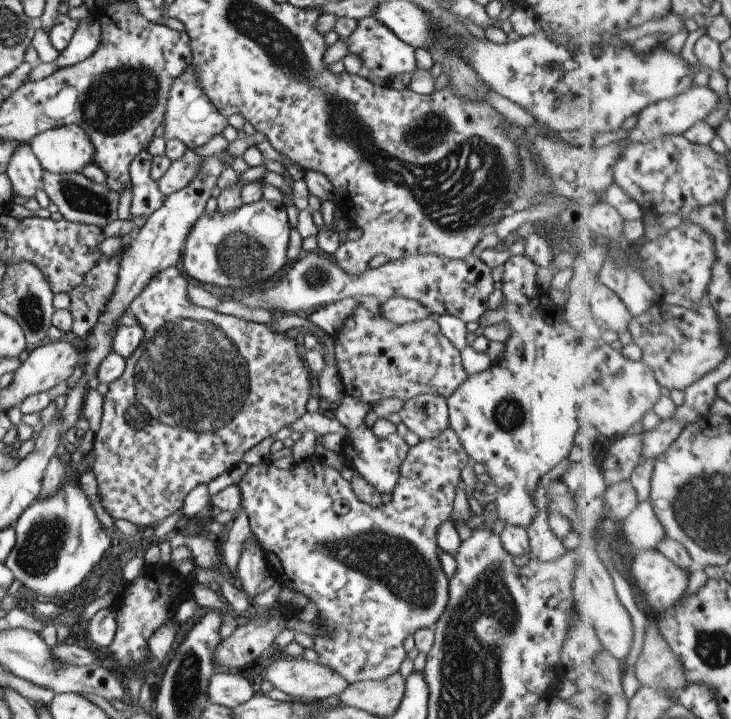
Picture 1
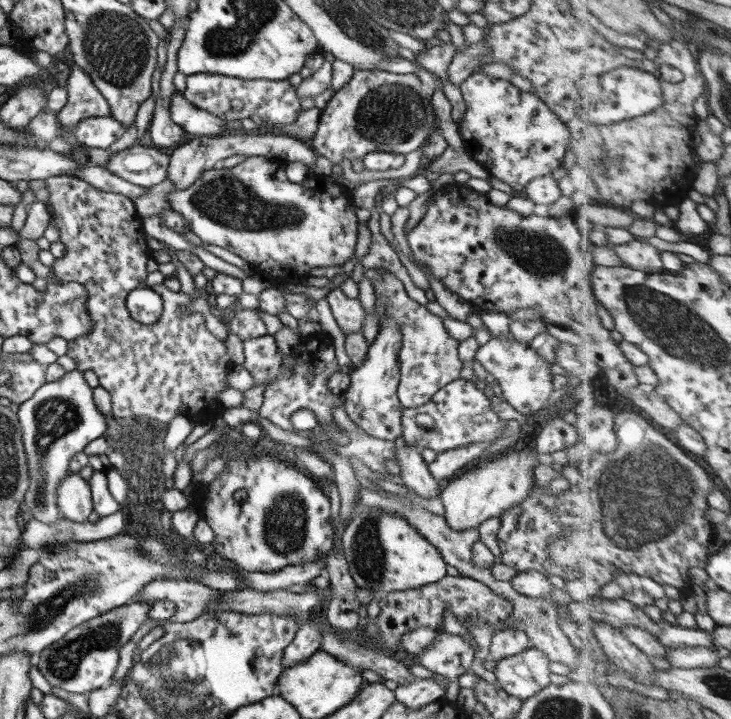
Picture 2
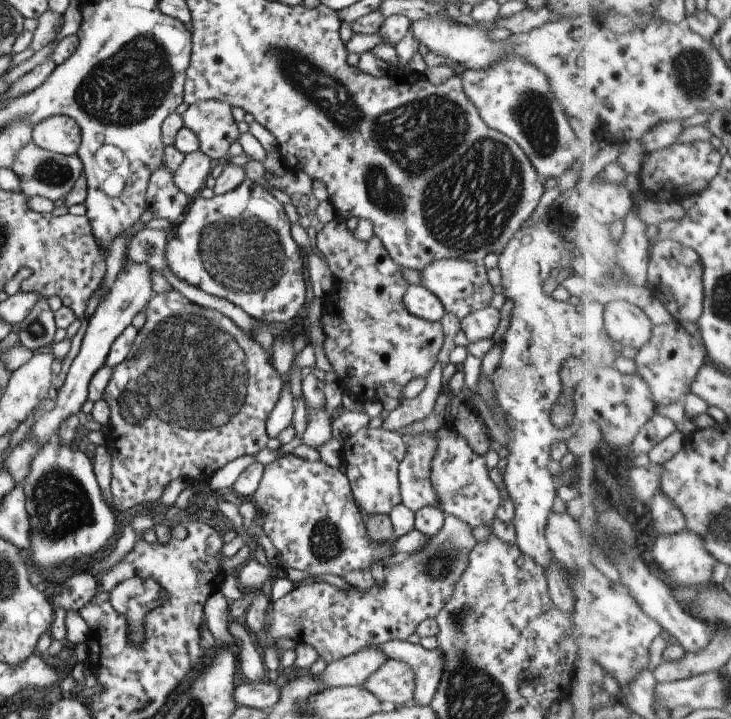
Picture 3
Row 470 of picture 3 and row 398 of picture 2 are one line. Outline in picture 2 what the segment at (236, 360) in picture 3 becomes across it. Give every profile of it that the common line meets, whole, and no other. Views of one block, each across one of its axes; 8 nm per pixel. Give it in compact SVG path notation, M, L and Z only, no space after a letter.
M64 173L58 176L49 176L44 180L46 186L50 191L50 198L48 199L47 207L49 213L51 214L51 222L54 223L58 230L60 231L60 242L65 246L65 254L56 258L53 265L51 266L51 272L54 273L57 280L60 282L74 282L80 283L88 293L88 313L92 317L92 323L94 323L94 330L86 336L80 336L80 338L74 338L74 340L68 341L68 351L66 355L74 360L76 363L76 369L82 373L87 370L92 370L98 376L100 380L100 387L106 389L111 395L112 401L112 414L119 418L119 421L133 420L134 418L140 418L144 421L149 421L152 423L152 433L150 440L158 440L159 437L164 437L166 428L168 424L176 416L176 414L186 414L196 423L208 423L210 425L214 424L216 414L218 411L225 410L219 403L217 396L221 394L226 388L232 388L228 385L228 374L230 370L234 368L234 363L230 361L230 354L228 349L226 349L226 344L224 341L216 338L216 336L210 334L208 328L206 328L206 322L204 316L200 312L194 313L180 313L180 308L184 304L192 303L192 297L183 291L174 292L172 291L172 296L162 296L162 288L167 288L163 283L154 285L151 287L163 301L163 312L160 320L154 322L154 324L140 324L136 322L130 312L126 309L126 298L132 290L142 286L140 283L145 282L146 276L148 276L148 270L146 269L146 262L152 258L152 250L148 247L146 239L144 237L144 230L142 228L142 220L140 215L135 208L135 204L131 198L124 196L123 194L106 192L102 189L94 188L91 184L88 184L83 178L76 175L69 175Z

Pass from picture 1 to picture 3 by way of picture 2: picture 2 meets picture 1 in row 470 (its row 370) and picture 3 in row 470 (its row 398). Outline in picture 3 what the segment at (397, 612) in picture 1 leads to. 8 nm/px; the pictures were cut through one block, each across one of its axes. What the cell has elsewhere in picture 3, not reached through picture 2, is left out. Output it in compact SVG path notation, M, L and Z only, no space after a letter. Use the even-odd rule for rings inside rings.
M423 432L416 436L404 435L407 451L406 456L399 464L399 481L401 490L402 504L416 512L425 506L433 506L439 508L437 492L431 483L431 462L433 456L437 454L437 439L430 432ZM294 453L280 455L276 460L264 464L264 471L258 488L250 500L257 504L258 513L264 512L263 529L278 550L279 562L285 567L306 570L315 576L336 574L344 576L350 570L369 570L372 562L386 564L394 555L388 543L375 543L369 538L364 526L364 514L355 503L348 477L343 468L330 467L322 460L307 461Z

